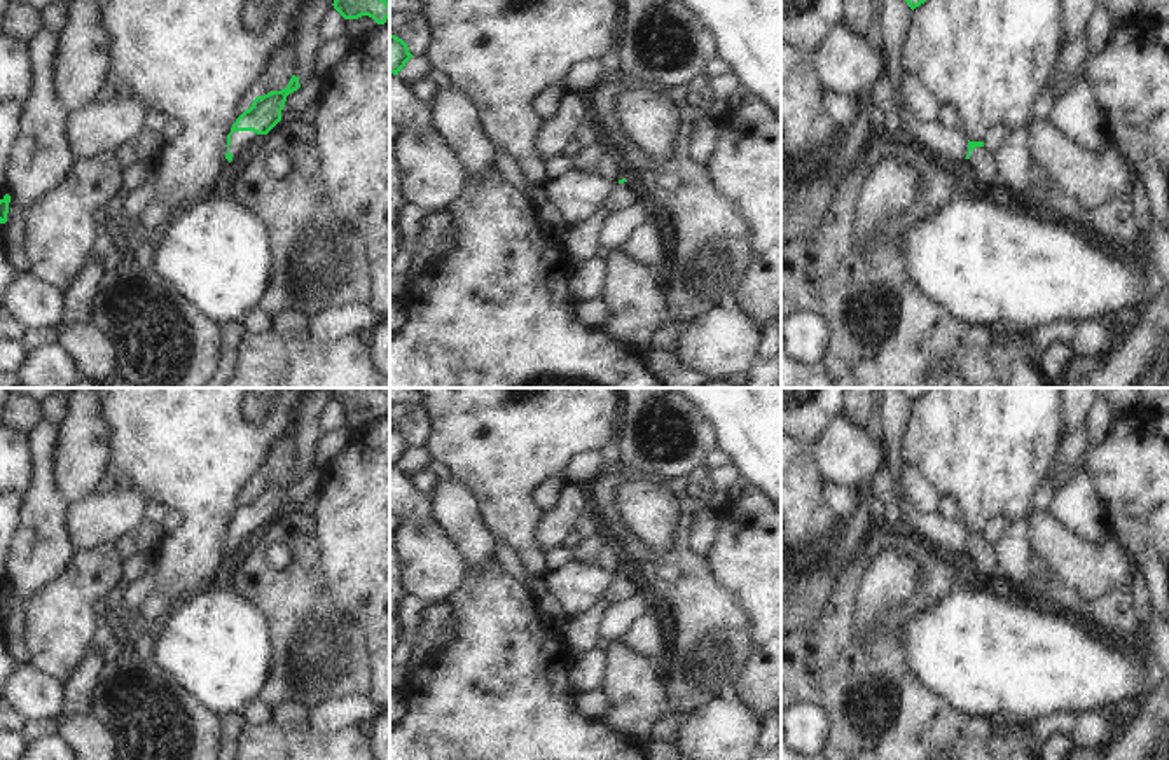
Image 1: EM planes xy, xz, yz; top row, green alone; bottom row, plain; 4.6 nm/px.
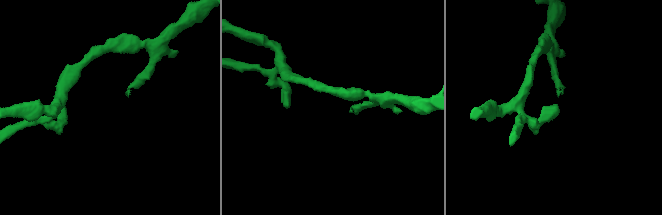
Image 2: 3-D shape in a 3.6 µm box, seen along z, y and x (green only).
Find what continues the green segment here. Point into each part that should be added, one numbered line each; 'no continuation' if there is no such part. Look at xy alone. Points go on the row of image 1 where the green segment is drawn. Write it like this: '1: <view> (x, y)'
1: xy (243, 144)

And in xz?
1: xz (629, 193)

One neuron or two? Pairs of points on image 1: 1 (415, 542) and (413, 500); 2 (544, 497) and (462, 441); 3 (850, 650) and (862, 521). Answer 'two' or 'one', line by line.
1: two
2: two
3: two

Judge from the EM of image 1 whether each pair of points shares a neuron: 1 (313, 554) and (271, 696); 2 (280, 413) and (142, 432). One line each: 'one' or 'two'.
1: one
2: one

